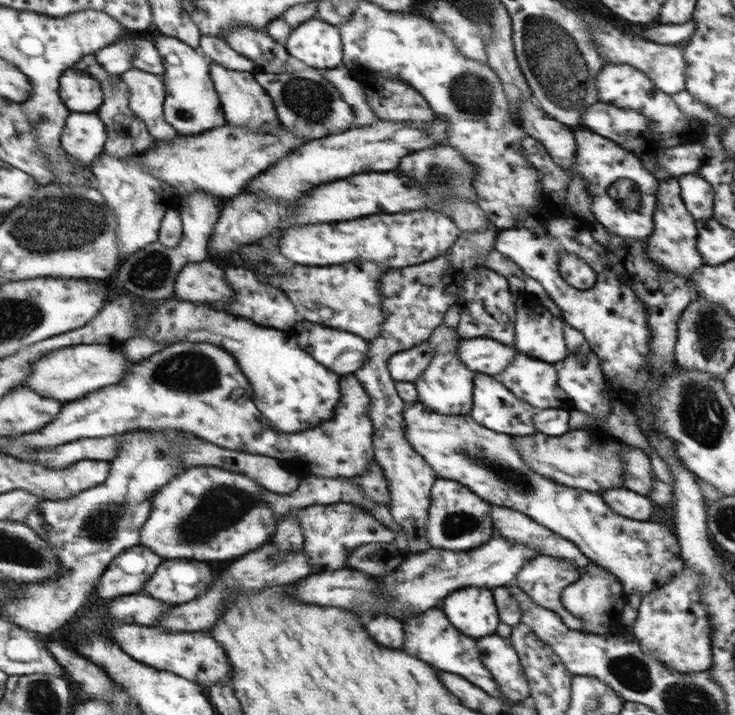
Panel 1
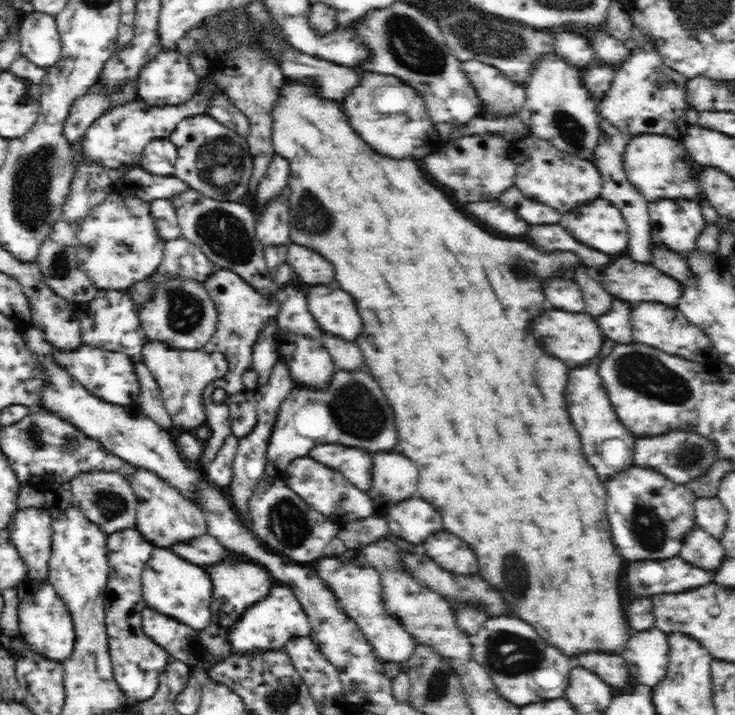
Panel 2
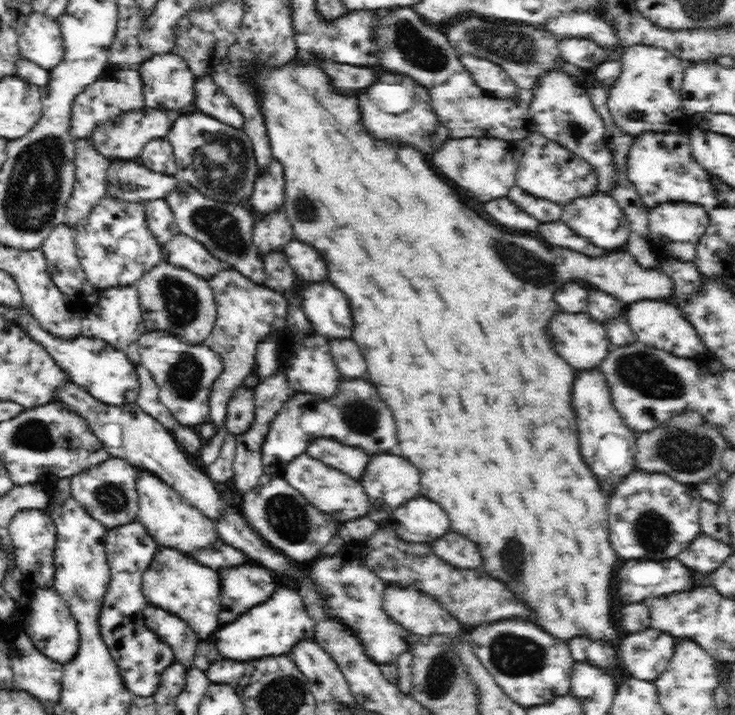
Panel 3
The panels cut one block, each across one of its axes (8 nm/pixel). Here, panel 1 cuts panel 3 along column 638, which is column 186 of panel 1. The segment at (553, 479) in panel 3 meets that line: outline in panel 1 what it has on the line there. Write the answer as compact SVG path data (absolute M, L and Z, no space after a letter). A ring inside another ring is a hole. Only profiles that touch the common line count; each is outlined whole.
M212 262L190 264L177 281L176 297L188 302L232 302L234 288L226 278L226 270Z

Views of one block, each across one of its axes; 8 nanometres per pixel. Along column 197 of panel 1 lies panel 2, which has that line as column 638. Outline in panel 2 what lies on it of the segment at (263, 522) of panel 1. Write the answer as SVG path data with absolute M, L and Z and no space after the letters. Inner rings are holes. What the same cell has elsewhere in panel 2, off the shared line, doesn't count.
M630 468L624 476L612 476L610 482L612 484L606 486L608 518L618 530L612 534L618 554L626 560L662 560L678 556L688 534L698 527L694 506L699 498L696 492L688 484L677 483L664 473L644 468Z

